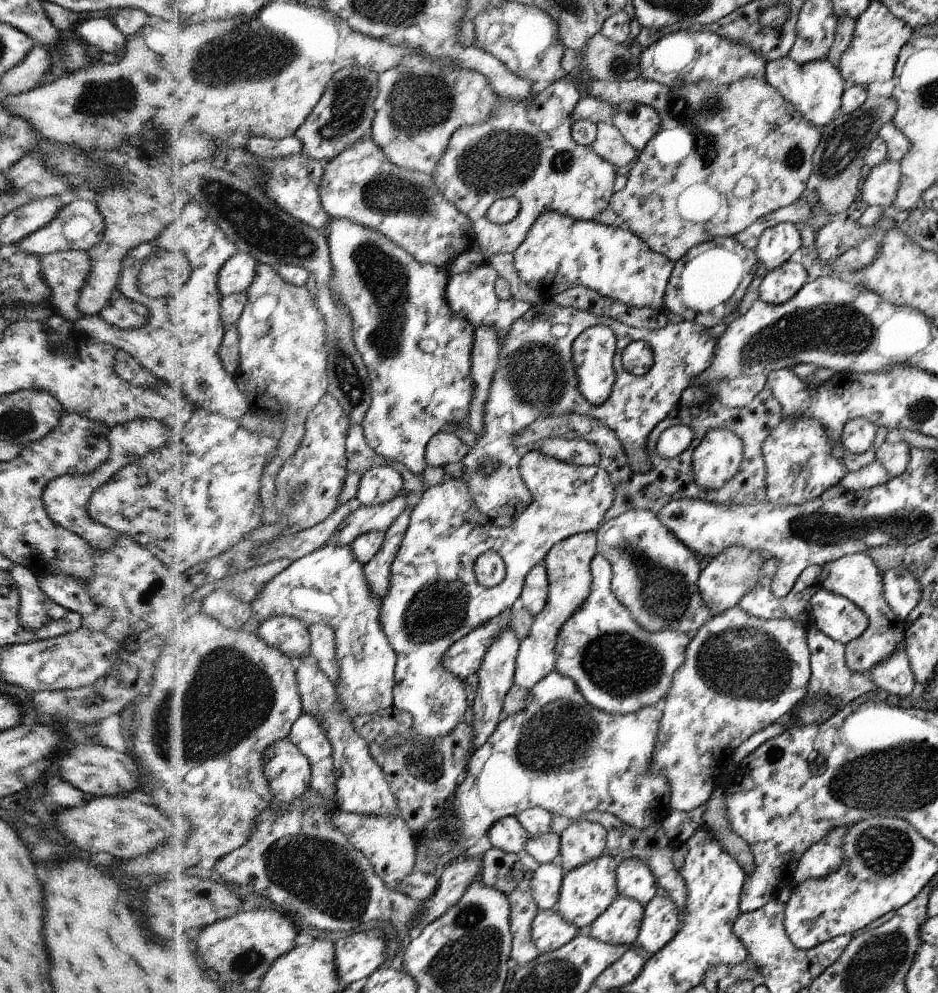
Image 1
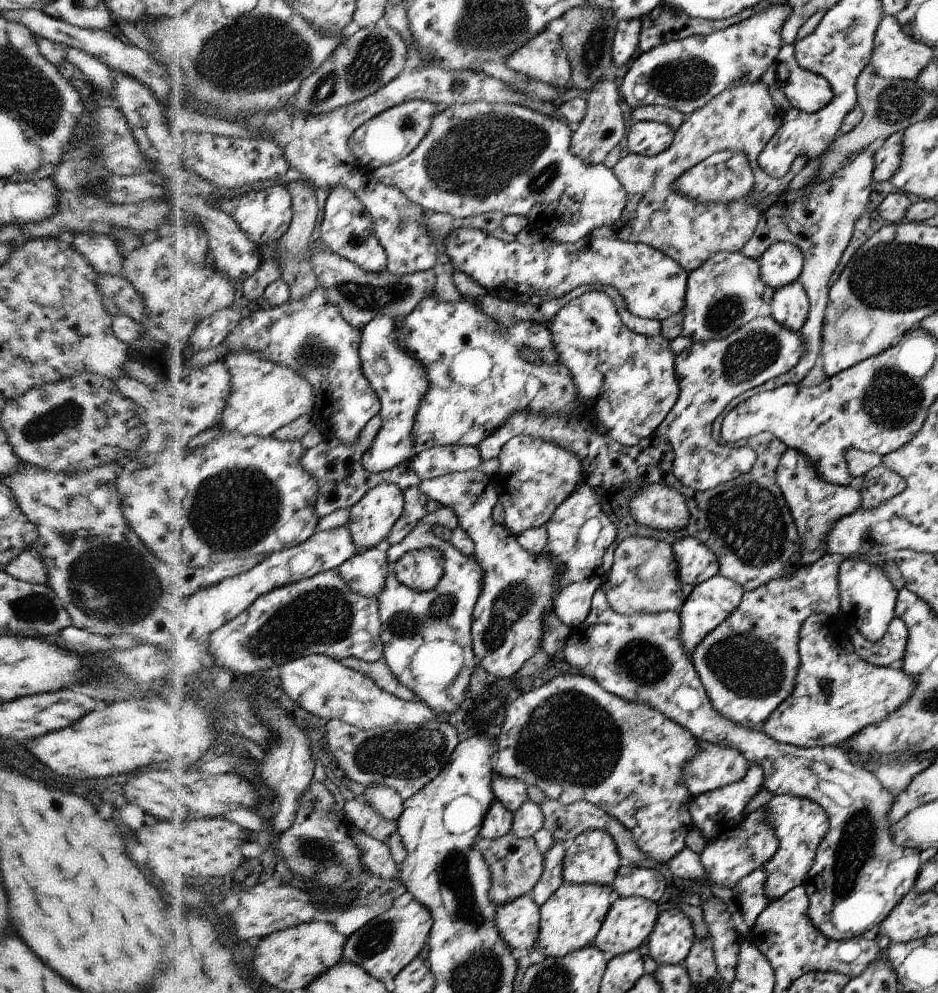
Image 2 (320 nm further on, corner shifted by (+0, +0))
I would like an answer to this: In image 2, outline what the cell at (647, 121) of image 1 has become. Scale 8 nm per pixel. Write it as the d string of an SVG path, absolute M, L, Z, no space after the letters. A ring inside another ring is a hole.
M636 121L626 140L630 153L656 156L663 153L675 140L675 128L656 121Z

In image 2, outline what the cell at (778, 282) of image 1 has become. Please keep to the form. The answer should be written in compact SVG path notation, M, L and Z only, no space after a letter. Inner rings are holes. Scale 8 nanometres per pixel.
M798 280L775 290L770 302L771 317L789 331L799 332L807 322L810 299Z

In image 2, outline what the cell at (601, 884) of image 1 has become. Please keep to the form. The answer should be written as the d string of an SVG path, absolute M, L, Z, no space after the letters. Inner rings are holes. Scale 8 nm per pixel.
M564 882L540 907L539 936L531 954L540 958L562 958L568 953L590 947L610 908L610 888L602 885L577 885Z

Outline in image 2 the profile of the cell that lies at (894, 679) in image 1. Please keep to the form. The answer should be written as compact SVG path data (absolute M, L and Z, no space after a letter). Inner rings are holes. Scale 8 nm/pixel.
M895 616L880 640L867 640L858 629L852 627L849 627L849 634L860 658L873 665L890 667L900 664L905 653L909 630L906 623Z

